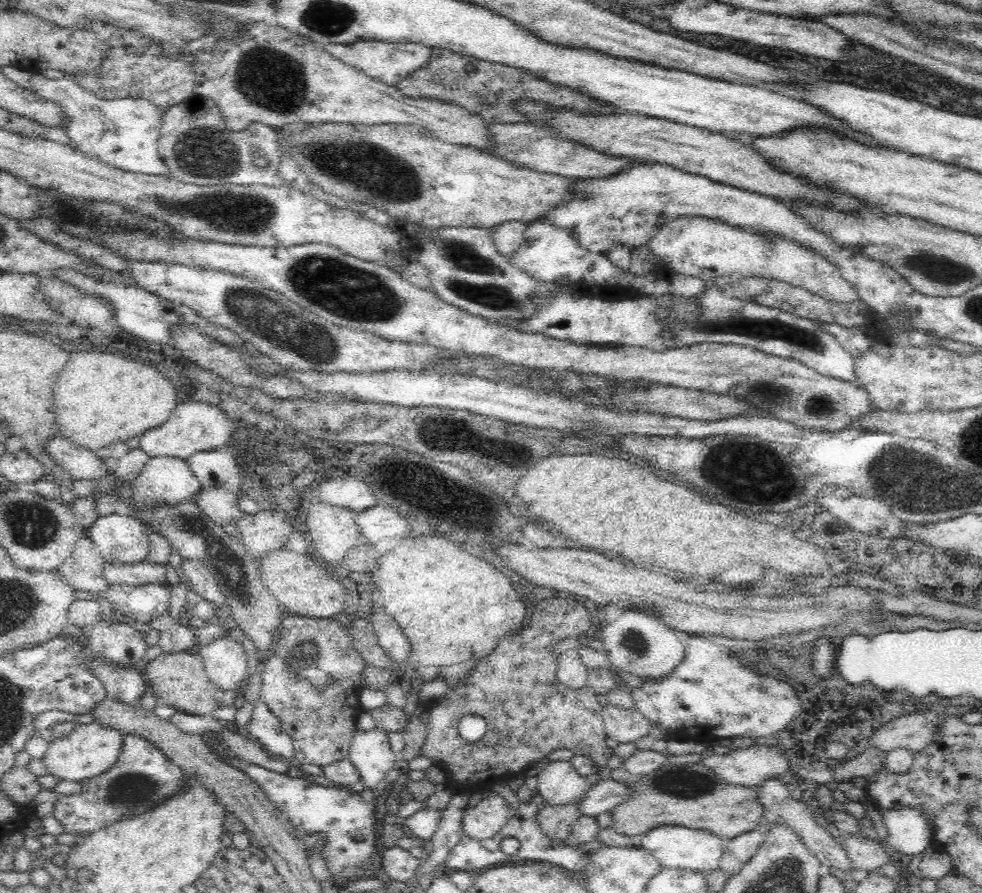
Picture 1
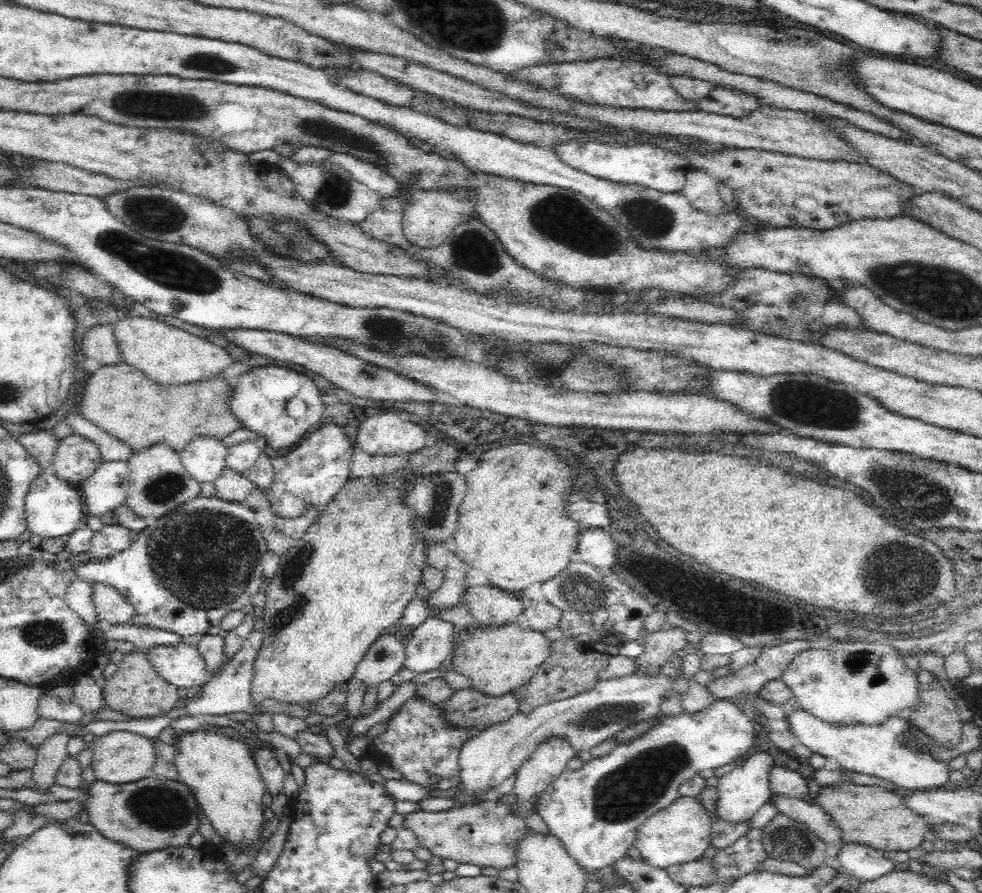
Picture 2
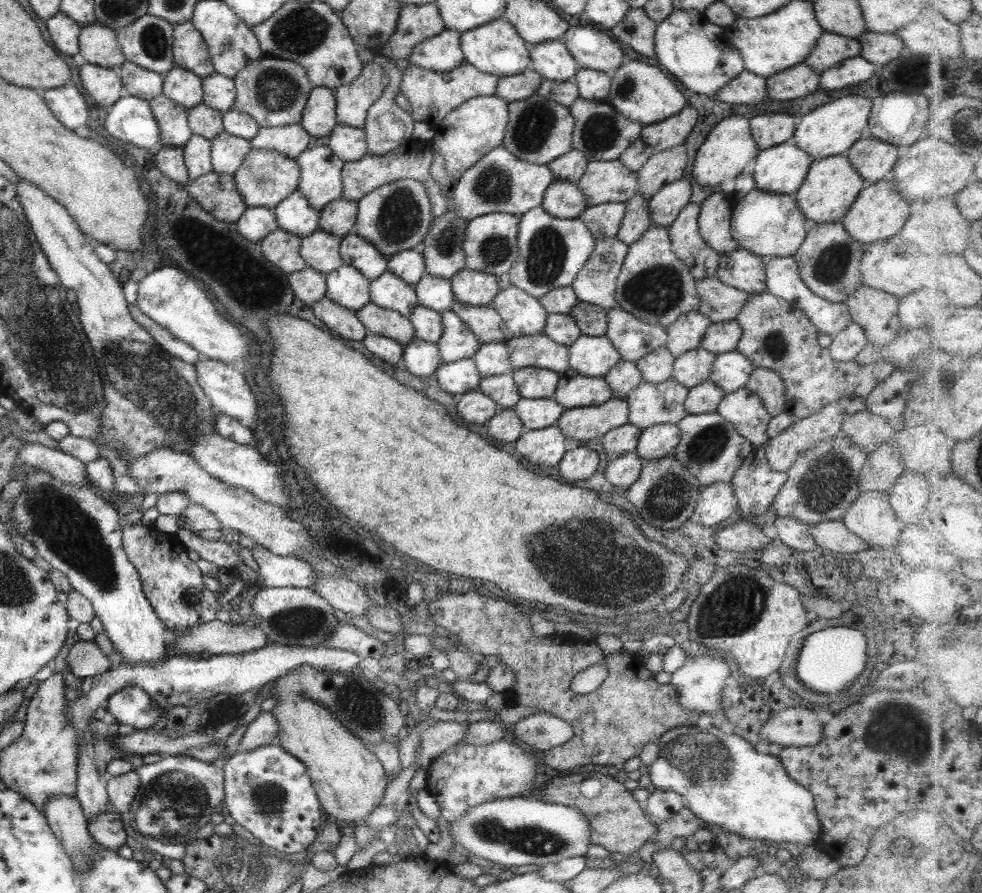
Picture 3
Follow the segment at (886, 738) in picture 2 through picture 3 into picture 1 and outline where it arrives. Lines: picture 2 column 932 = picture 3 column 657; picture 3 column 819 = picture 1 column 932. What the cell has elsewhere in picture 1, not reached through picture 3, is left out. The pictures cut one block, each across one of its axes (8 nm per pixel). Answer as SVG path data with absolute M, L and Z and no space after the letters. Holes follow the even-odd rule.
M917 808L883 810L886 845L905 855L920 855L932 845L933 826Z

